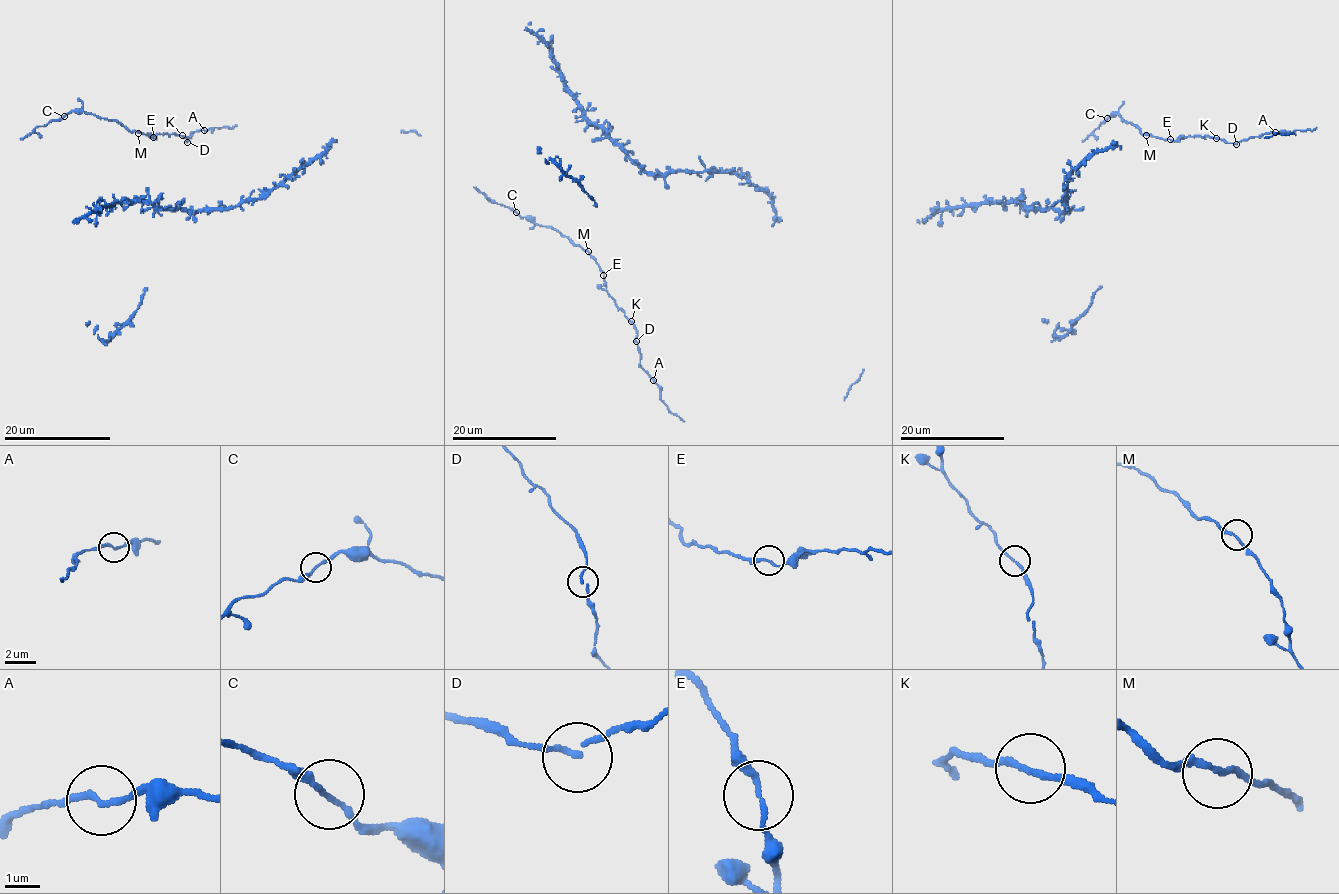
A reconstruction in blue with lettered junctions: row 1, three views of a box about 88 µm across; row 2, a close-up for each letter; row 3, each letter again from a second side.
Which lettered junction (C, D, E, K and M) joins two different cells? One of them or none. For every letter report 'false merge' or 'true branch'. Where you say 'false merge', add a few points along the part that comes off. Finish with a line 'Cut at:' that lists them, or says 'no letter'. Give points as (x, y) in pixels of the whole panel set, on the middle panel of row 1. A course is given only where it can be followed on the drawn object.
C: true branch
D: true branch
E: true branch
K: true branch
M: true branch
Cut at: no letter

